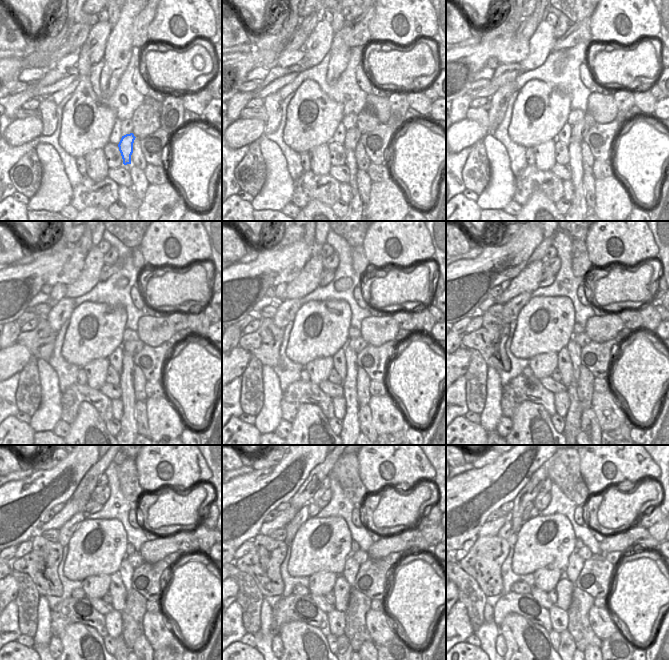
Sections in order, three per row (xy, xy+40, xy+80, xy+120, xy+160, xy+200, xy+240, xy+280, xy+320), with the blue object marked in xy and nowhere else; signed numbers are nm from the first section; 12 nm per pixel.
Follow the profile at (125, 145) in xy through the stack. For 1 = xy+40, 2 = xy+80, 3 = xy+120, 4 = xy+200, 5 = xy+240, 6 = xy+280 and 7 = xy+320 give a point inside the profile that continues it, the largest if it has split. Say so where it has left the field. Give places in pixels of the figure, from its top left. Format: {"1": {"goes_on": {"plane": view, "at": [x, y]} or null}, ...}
{"1": {"goes_on": {"plane": "xy+40", "at": [352, 137]}}, "2": {"goes_on": {"plane": "xy+80", "at": [578, 131]}}, "3": {"goes_on": {"plane": "xy+120", "at": [132, 348]}}, "4": {"goes_on": {"plane": "xy+200", "at": [582, 339]}}, "5": {"goes_on": {"plane": "xy+240", "at": [135, 560]}}, "6": {"goes_on": {"plane": "xy+280", "at": [360, 556]}}, "7": {"goes_on": {"plane": "xy+320", "at": [584, 552]}}}

